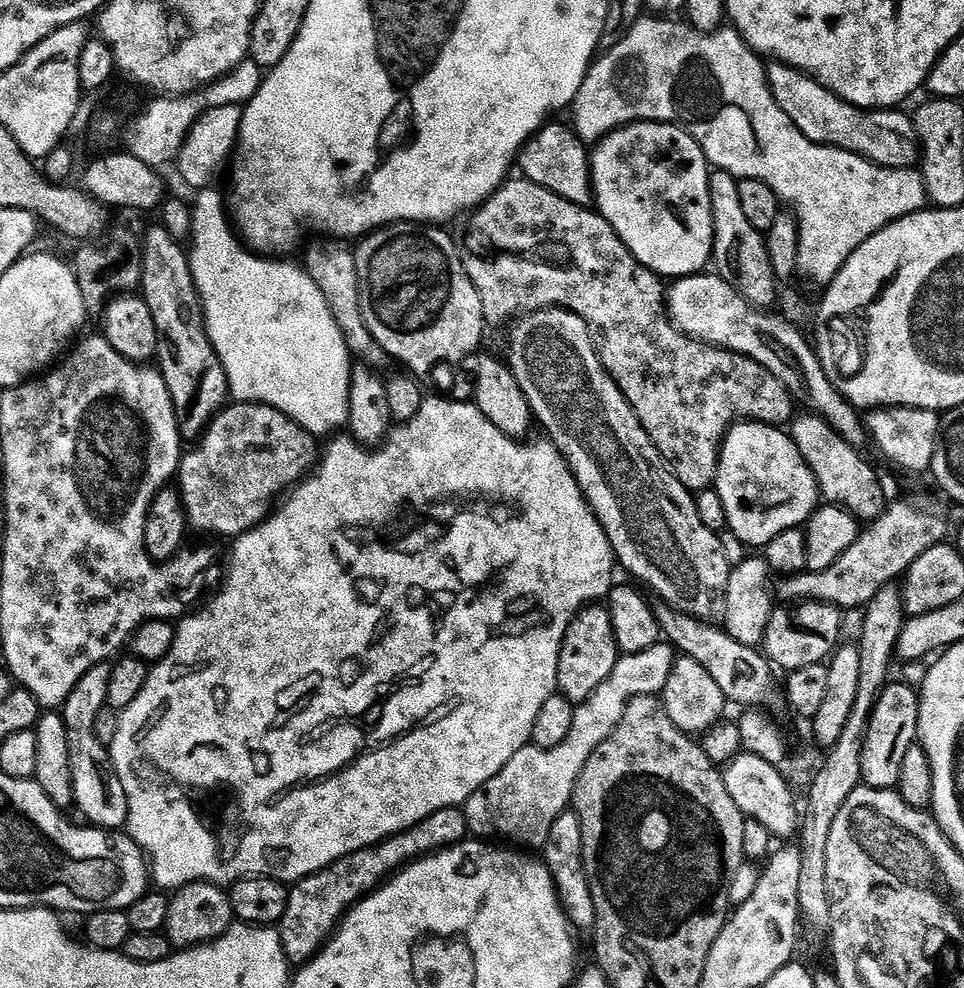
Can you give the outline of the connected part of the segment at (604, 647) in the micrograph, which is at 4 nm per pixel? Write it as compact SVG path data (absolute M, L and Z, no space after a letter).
M604 606L584 608L573 621L564 645L560 648L558 678L556 679L559 695L564 695L572 706L584 703L606 682L606 678L610 678L621 655L621 650L616 645L611 611Z

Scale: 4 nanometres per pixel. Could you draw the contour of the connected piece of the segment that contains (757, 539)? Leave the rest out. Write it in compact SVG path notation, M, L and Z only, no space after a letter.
M749 422L729 430L720 446L714 490L726 510L727 531L756 550L786 530L807 525L822 504L818 482L791 435L768 424Z

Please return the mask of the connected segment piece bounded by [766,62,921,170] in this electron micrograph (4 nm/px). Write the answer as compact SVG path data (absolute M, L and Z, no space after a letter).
M772 62L767 65L768 88L778 102L778 106L794 122L794 126L810 142L827 144L829 148L844 148L847 152L857 152L872 163L883 168L917 167L921 159L921 143L917 140L916 125L911 115L904 110L865 110L848 104L840 96L835 96L829 88L819 84L811 76L788 64Z

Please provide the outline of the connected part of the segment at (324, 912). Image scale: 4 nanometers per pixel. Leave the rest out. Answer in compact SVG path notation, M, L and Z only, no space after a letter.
M459 807L435 812L428 820L416 824L407 832L373 844L360 852L350 852L335 860L328 868L315 872L304 880L295 881L288 893L286 914L280 920L278 931L284 953L293 965L303 966L313 960L332 939L339 923L365 896L376 891L405 866L435 852L463 844L469 839L468 820Z

